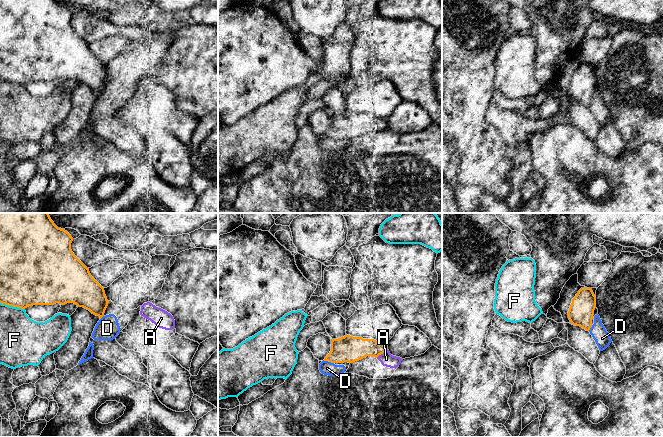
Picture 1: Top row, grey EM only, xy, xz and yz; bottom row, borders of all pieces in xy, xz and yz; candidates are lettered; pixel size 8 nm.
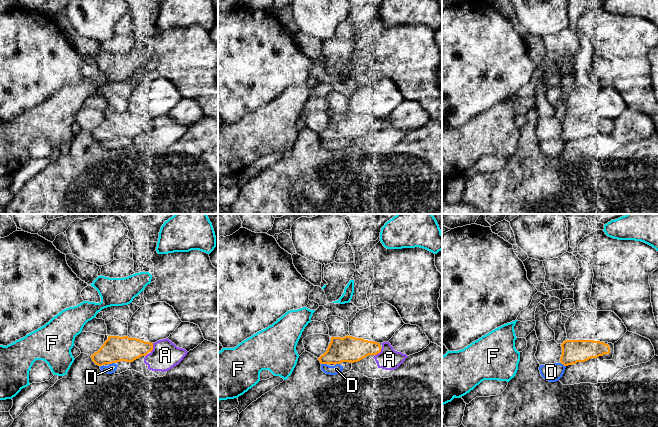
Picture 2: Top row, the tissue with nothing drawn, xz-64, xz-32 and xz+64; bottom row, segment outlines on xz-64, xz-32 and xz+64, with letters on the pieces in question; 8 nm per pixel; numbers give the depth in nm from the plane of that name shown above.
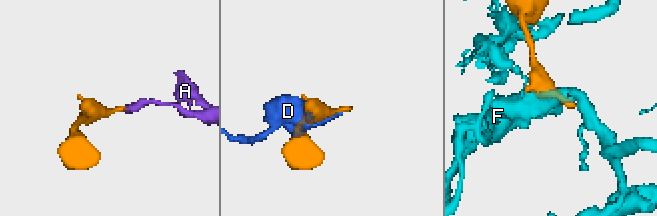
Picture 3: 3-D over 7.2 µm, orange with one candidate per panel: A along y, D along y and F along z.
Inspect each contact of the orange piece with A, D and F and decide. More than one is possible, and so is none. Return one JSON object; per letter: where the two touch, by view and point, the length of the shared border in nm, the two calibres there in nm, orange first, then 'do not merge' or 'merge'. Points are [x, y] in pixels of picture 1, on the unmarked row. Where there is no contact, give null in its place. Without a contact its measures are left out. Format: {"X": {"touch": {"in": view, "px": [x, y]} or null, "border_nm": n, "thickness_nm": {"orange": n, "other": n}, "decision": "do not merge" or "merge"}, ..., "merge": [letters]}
{"A": {"touch": {"in": "xz", "px": [380, 130]}, "border_nm": 90, "thickness_nm": {"orange": 200, "other": 110}, "decision": "do not merge"}, "D": {"touch": {"in": "xz", "px": [328, 137]}, "border_nm": 90, "thickness_nm": {"orange": 220, "other": 110}, "decision": "do not merge"}, "F": {"touch": {"in": "xy", "px": [12, 81]}, "border_nm": 200, "thickness_nm": {"orange": 440, "other": 320}, "decision": "do not merge"}, "merge": []}

